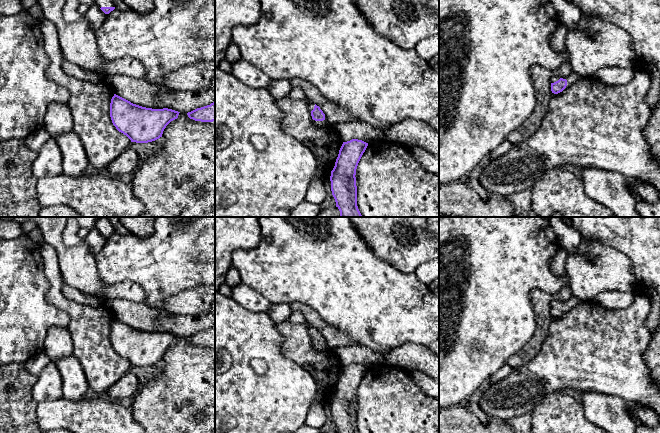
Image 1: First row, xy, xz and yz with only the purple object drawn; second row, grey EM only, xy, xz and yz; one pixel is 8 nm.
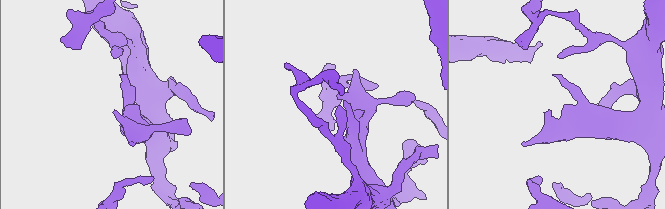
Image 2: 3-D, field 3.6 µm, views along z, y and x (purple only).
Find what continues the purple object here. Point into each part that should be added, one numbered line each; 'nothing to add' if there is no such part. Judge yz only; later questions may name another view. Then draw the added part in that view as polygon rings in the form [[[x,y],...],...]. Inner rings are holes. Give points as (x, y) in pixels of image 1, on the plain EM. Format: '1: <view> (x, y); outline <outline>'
1: yz (573, 301); outline [[[572,296],[570,299],[565,300],[565,301],[552,301],[550,306],[554,307],[554,306],[558,305],[560,302],[567,304],[567,310],[566,310],[566,312],[567,312],[567,311],[571,310],[573,307],[575,307],[576,305],[578,305],[581,301],[577,297]]]

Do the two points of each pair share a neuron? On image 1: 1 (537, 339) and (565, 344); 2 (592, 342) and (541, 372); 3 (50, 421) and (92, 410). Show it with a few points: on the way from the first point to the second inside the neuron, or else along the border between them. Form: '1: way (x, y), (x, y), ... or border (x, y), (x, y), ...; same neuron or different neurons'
1: border (551, 317), (549, 330), (541, 349), (531, 359); different neurons
2: way (579, 352), (554, 368); same neuron
3: way (60, 416), (82, 416); same neuron

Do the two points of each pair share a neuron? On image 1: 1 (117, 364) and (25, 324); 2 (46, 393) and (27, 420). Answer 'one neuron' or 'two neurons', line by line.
1: two neurons
2: two neurons

